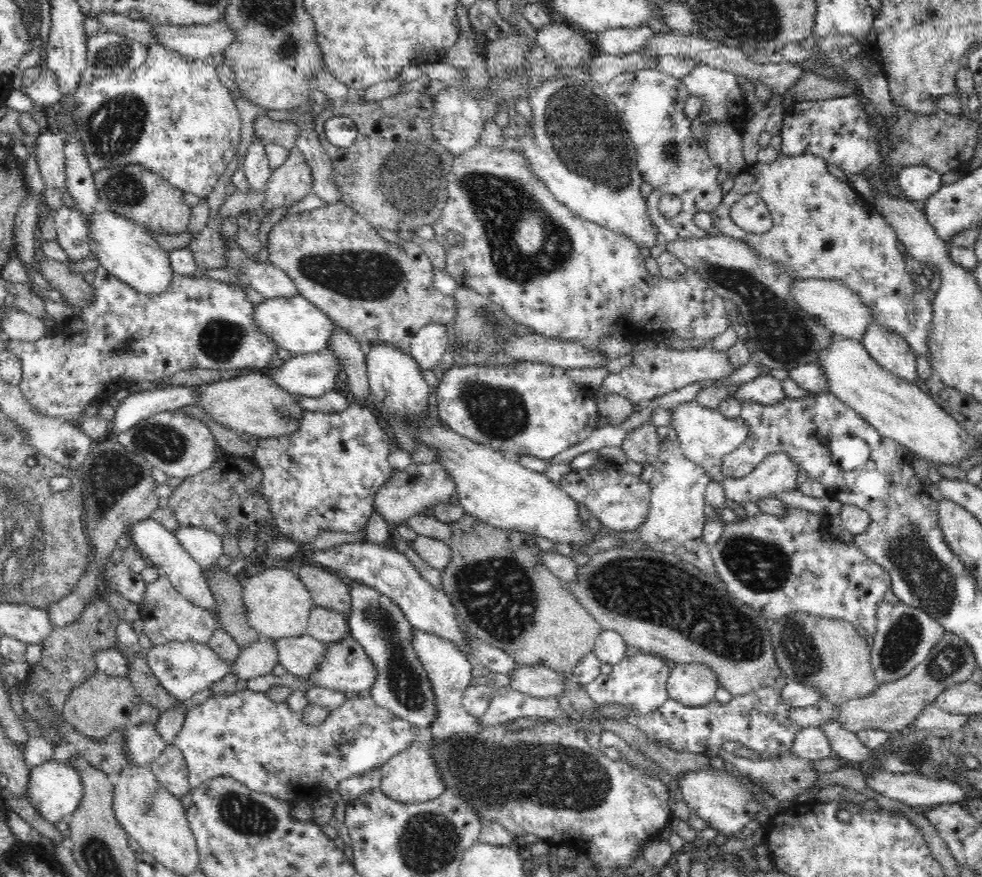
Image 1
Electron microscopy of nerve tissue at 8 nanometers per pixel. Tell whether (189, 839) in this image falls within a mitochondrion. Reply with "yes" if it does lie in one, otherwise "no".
no

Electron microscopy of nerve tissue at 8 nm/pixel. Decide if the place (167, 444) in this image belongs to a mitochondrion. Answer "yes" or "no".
yes

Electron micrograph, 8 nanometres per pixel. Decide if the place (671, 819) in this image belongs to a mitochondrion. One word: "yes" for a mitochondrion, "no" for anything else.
no

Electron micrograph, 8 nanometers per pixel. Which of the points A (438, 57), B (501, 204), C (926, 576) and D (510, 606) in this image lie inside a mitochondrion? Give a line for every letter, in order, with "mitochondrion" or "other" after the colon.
A: other
B: mitochondrion
C: mitochondrion
D: mitochondrion

